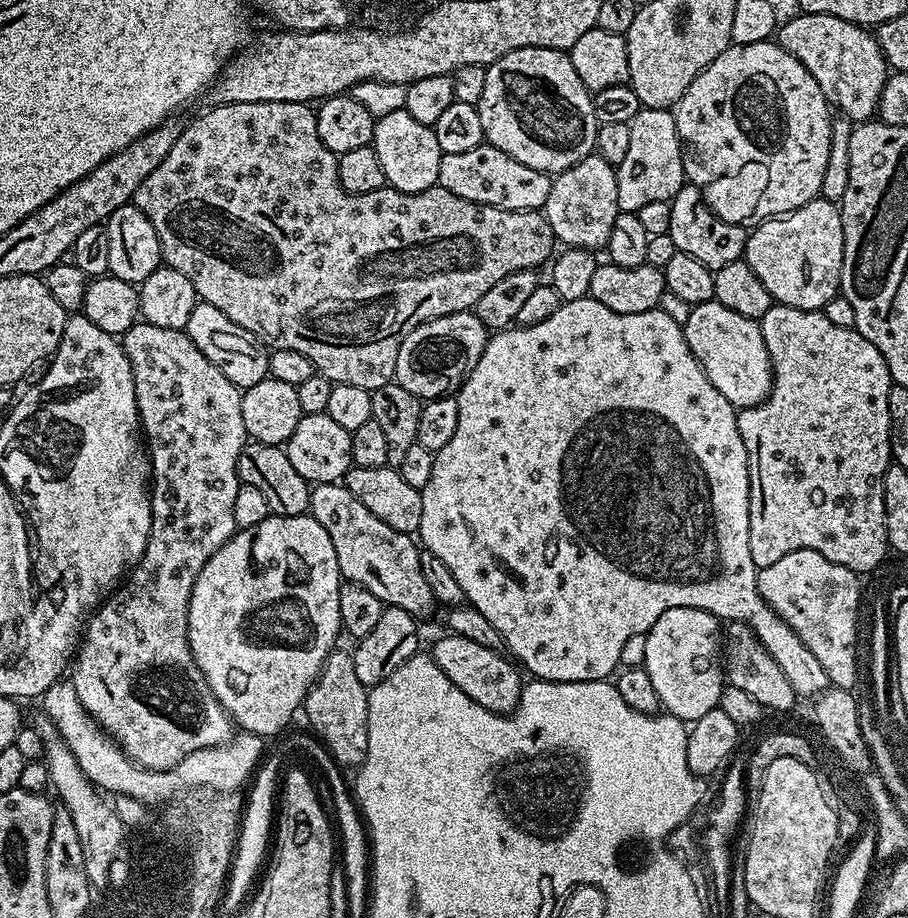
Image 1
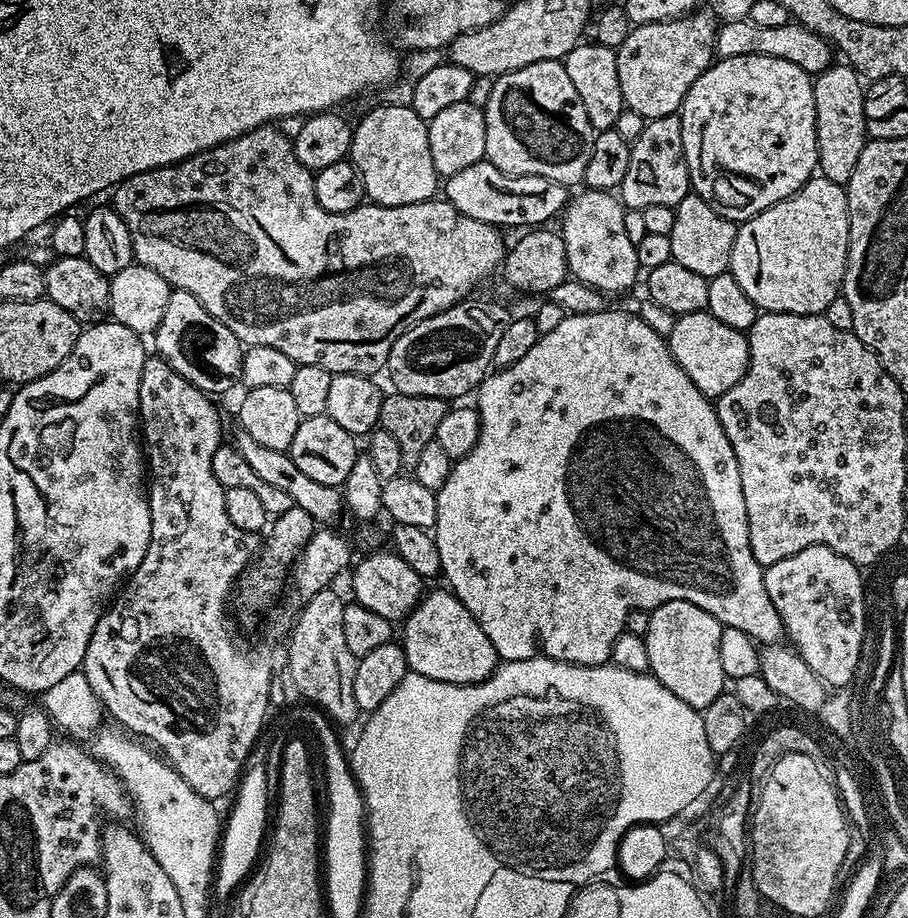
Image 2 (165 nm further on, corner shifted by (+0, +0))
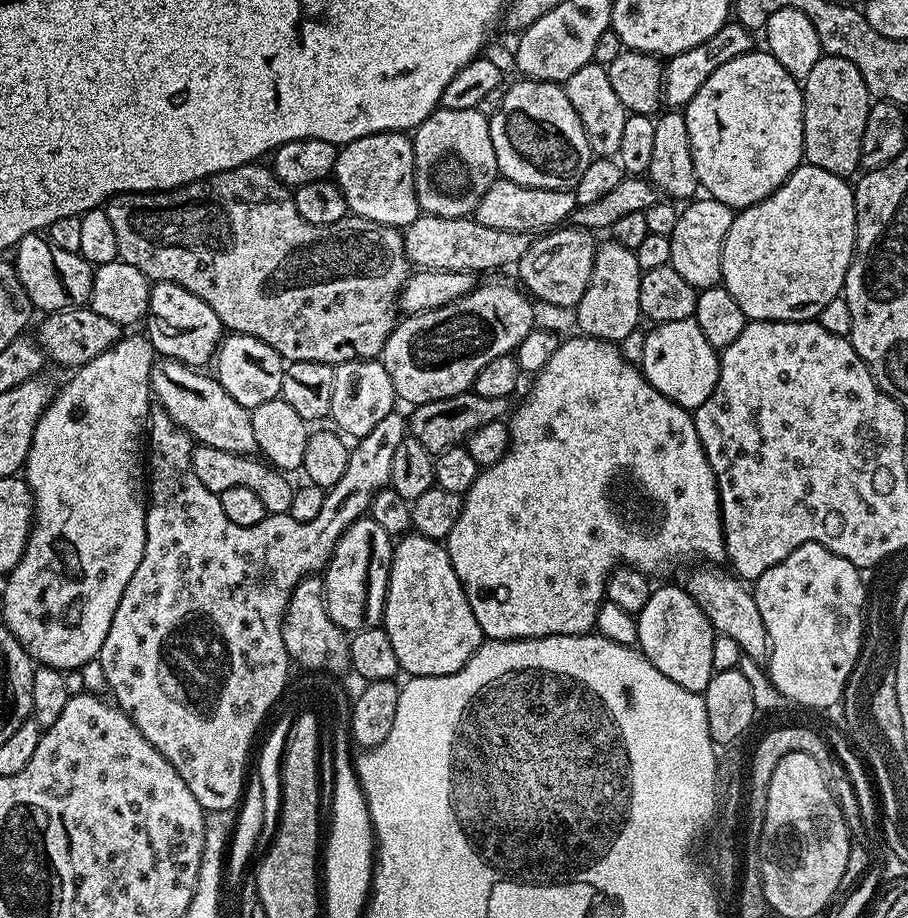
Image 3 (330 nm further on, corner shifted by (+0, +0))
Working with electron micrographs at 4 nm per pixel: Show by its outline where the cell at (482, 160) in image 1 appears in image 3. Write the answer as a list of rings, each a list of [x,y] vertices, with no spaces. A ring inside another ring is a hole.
[[[497,178],[490,190],[482,194],[474,219],[482,226],[494,226],[498,230],[543,234],[563,225],[577,206],[575,191],[567,188],[531,188]]]

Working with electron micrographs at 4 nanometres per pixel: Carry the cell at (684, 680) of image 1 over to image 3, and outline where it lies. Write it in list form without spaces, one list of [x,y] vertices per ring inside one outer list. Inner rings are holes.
[[[672,584],[666,585],[665,588],[653,587],[649,594],[649,601],[636,616],[636,621],[638,622],[636,644],[639,651],[643,652],[644,657],[655,666],[656,671],[666,674],[666,678],[670,678],[670,682],[678,682],[678,686],[682,686],[686,690],[703,694],[714,671],[712,667],[714,642],[718,633],[716,629],[712,628],[706,614],[696,604],[687,587],[675,588]]]

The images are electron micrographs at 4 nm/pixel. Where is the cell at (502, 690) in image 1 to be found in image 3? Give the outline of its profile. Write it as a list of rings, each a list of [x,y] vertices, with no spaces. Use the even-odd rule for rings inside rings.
[[[405,534],[395,541],[382,627],[394,645],[400,672],[409,677],[454,674],[486,640],[454,574],[447,547],[419,534]]]

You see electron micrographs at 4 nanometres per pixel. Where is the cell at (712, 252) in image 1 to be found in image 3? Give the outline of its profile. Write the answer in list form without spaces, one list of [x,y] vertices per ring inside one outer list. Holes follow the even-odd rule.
[[[711,198],[700,199],[693,199],[679,209],[678,226],[674,226],[674,234],[668,237],[670,267],[678,270],[678,274],[682,274],[682,278],[686,278],[686,282],[690,282],[690,286],[697,290],[714,288],[721,283],[722,246],[734,215],[733,209],[722,202]]]

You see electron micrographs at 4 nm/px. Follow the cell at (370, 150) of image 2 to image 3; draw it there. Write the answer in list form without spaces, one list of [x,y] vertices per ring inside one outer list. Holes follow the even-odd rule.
[[[379,132],[343,145],[336,153],[334,179],[353,217],[403,230],[422,214],[414,182],[414,150],[405,133]]]

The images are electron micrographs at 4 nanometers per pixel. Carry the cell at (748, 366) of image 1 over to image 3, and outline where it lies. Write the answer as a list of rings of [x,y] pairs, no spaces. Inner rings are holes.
[[[696,319],[679,320],[656,324],[644,332],[646,346],[642,346],[642,358],[638,367],[644,376],[670,402],[689,410],[695,410],[710,398],[720,373],[720,357],[718,349],[706,342],[706,334],[702,334],[702,326]]]

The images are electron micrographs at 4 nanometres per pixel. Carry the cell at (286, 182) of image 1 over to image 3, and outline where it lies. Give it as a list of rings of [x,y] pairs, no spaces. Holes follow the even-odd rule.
[[[260,162],[243,164],[230,172],[219,172],[205,180],[183,184],[181,188],[173,188],[170,192],[124,192],[121,196],[112,197],[106,205],[106,211],[110,218],[110,226],[114,226],[114,234],[118,237],[119,259],[142,270],[142,274],[148,277],[149,281],[165,280],[190,290],[190,294],[202,298],[202,302],[206,302],[210,310],[218,314],[220,323],[229,333],[258,338],[266,342],[266,346],[273,348],[279,356],[283,356],[285,361],[322,362],[335,366],[351,360],[377,359],[384,351],[388,335],[398,323],[398,312],[394,305],[410,275],[410,261],[404,254],[401,229],[359,218],[334,224],[330,228],[306,222],[306,218],[298,214],[296,197],[288,185],[277,180],[271,167],[264,165],[263,168],[262,165]]]

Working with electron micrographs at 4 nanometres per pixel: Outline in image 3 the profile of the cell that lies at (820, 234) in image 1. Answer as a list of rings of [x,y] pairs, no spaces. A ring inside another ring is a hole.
[[[804,162],[788,175],[788,181],[771,196],[767,196],[764,200],[759,200],[757,204],[752,204],[733,215],[732,225],[726,234],[726,242],[722,246],[720,279],[722,287],[732,295],[734,302],[738,302],[738,306],[742,306],[748,320],[816,320],[822,306],[826,306],[826,302],[830,302],[835,296],[843,293],[844,279],[856,249],[856,194],[853,185],[848,183],[849,181],[845,177],[835,176],[830,174],[830,170],[822,170],[818,166]]]

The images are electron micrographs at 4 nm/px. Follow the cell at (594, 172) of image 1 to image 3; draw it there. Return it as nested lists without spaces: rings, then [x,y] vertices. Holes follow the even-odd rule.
[[[615,242],[601,243],[596,250],[594,270],[590,278],[590,286],[586,286],[586,294],[577,302],[574,309],[576,324],[585,336],[593,336],[599,340],[623,342],[630,333],[641,327],[640,311],[640,277],[635,251]]]

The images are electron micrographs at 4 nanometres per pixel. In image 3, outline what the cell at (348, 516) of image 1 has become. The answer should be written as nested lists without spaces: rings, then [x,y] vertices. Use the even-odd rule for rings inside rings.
[[[160,358],[153,363],[152,395],[155,403],[164,409],[166,414],[183,428],[193,441],[210,446],[214,450],[226,450],[239,456],[250,456],[257,451],[254,442],[252,414],[243,408],[216,381],[215,375],[197,370],[177,360]]]

